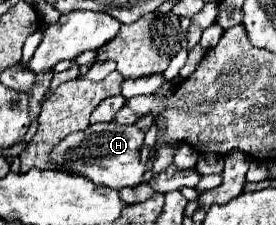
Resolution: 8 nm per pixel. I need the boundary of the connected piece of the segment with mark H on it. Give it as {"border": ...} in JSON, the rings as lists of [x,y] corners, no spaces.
{"border":[[[97,123],[91,125],[83,133],[71,133],[63,143],[55,147],[51,159],[67,173],[73,175],[87,175],[97,185],[109,189],[123,189],[123,187],[137,187],[143,183],[143,175],[147,165],[141,163],[139,151],[143,145],[145,133],[137,125],[119,125],[119,123]]]}

